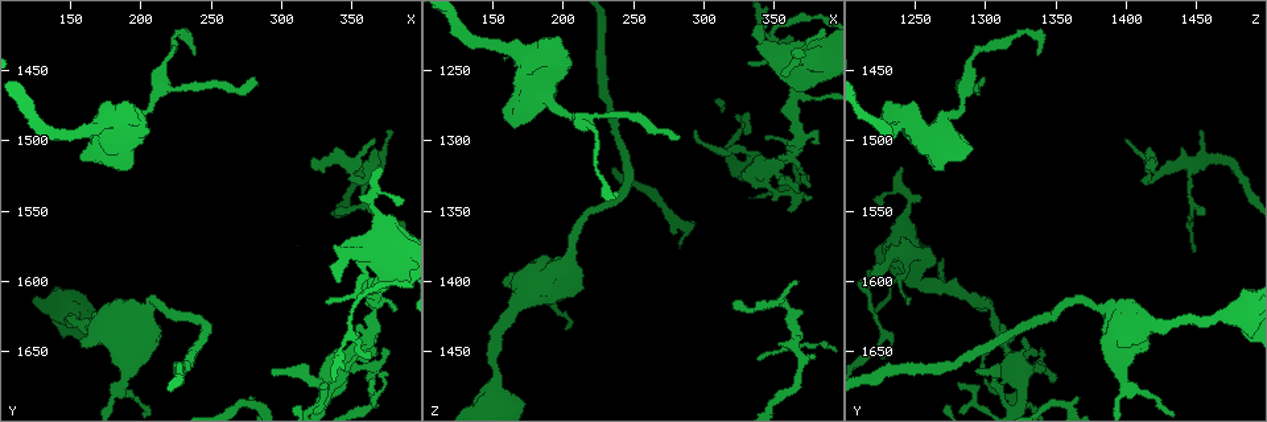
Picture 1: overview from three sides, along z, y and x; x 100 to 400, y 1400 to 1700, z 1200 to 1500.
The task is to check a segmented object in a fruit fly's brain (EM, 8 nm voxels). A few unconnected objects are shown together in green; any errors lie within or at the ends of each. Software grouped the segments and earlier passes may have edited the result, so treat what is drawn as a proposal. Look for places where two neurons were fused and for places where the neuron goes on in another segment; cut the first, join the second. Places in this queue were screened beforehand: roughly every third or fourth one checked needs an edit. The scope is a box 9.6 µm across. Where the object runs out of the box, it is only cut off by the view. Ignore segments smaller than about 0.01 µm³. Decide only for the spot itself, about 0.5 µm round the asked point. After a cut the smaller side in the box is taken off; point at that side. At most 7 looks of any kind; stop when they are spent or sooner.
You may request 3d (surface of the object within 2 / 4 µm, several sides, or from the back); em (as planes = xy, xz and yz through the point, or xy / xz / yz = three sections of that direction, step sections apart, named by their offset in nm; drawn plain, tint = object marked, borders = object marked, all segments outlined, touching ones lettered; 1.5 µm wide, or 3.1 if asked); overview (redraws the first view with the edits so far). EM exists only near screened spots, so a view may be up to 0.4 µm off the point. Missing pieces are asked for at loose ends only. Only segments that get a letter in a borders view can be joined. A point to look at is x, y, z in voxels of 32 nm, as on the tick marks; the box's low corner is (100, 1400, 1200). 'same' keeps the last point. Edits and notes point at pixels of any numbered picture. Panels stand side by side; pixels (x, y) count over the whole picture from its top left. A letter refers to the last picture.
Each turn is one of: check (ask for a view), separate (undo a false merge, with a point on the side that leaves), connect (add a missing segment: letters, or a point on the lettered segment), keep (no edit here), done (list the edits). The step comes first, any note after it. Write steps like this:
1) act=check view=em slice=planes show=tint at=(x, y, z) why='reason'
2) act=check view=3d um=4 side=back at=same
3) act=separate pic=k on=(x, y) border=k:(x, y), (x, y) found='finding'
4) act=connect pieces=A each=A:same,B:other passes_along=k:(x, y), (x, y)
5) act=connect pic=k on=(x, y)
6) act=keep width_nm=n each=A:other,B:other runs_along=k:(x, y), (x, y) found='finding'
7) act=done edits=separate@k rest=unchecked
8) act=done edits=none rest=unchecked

act=check view=em slice=xy step=8 show=tint at=(356, 1528, 1416) why='sharp bend'

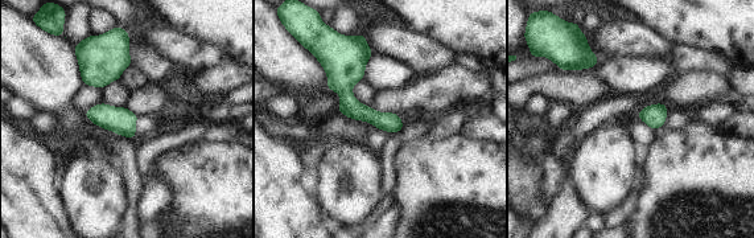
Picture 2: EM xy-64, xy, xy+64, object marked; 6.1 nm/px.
act=check view=em slice=planes show=borders at=same why='another direction'

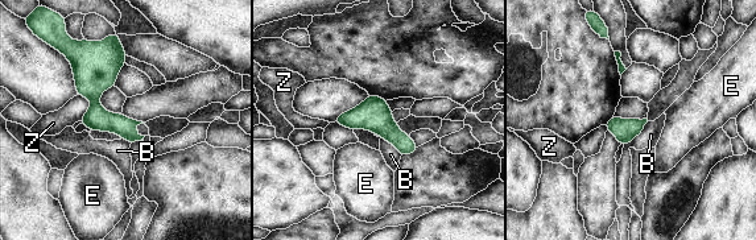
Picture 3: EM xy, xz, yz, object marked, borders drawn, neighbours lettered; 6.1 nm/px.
act=keep longest_contact=B:220nm each=B:other,E:other,Z:other border=3:(648, 121), (624, 145) found='continuous, no second neuron'

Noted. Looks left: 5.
act=check view=3d um=2 at=(376, 1666, 1332) why='branch stops here'

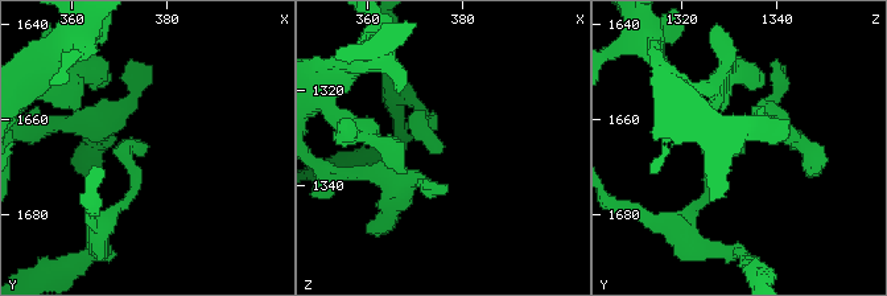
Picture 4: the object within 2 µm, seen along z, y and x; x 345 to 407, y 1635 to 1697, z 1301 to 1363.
act=check view=em slice=planes show=borders at=(375, 1665, 1332)

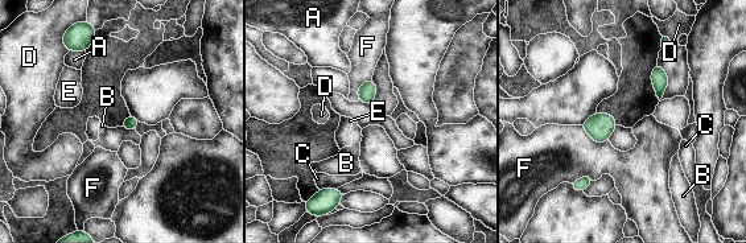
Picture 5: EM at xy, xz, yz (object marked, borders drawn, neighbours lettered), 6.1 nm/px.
act=keep each=A:other,B:other,C:other,D:other,E:other,F:other border=5:(581, 126), (600, 144), (608, 140) found='no lettered segment goes on from it'

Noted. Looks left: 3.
act=done edits=none rest=unchecked

